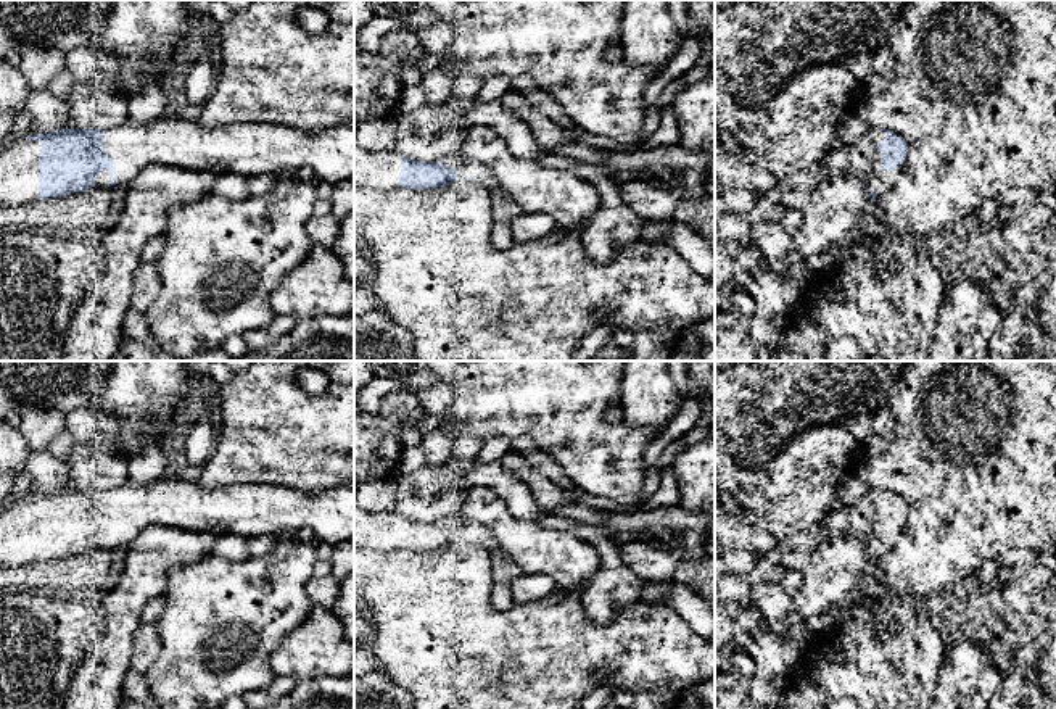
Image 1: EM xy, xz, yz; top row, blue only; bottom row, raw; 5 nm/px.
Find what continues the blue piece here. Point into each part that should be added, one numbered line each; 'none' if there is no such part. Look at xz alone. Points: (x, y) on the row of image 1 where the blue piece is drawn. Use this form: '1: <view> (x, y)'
1: xz (464, 166)
2: xz (380, 169)

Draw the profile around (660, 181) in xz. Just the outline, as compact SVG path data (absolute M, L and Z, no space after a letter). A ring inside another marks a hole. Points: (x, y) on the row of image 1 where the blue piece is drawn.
M657 172L657 174L647 174L644 177L646 182L649 182L652 187L657 189L673 189L676 185L674 179L670 174Z

